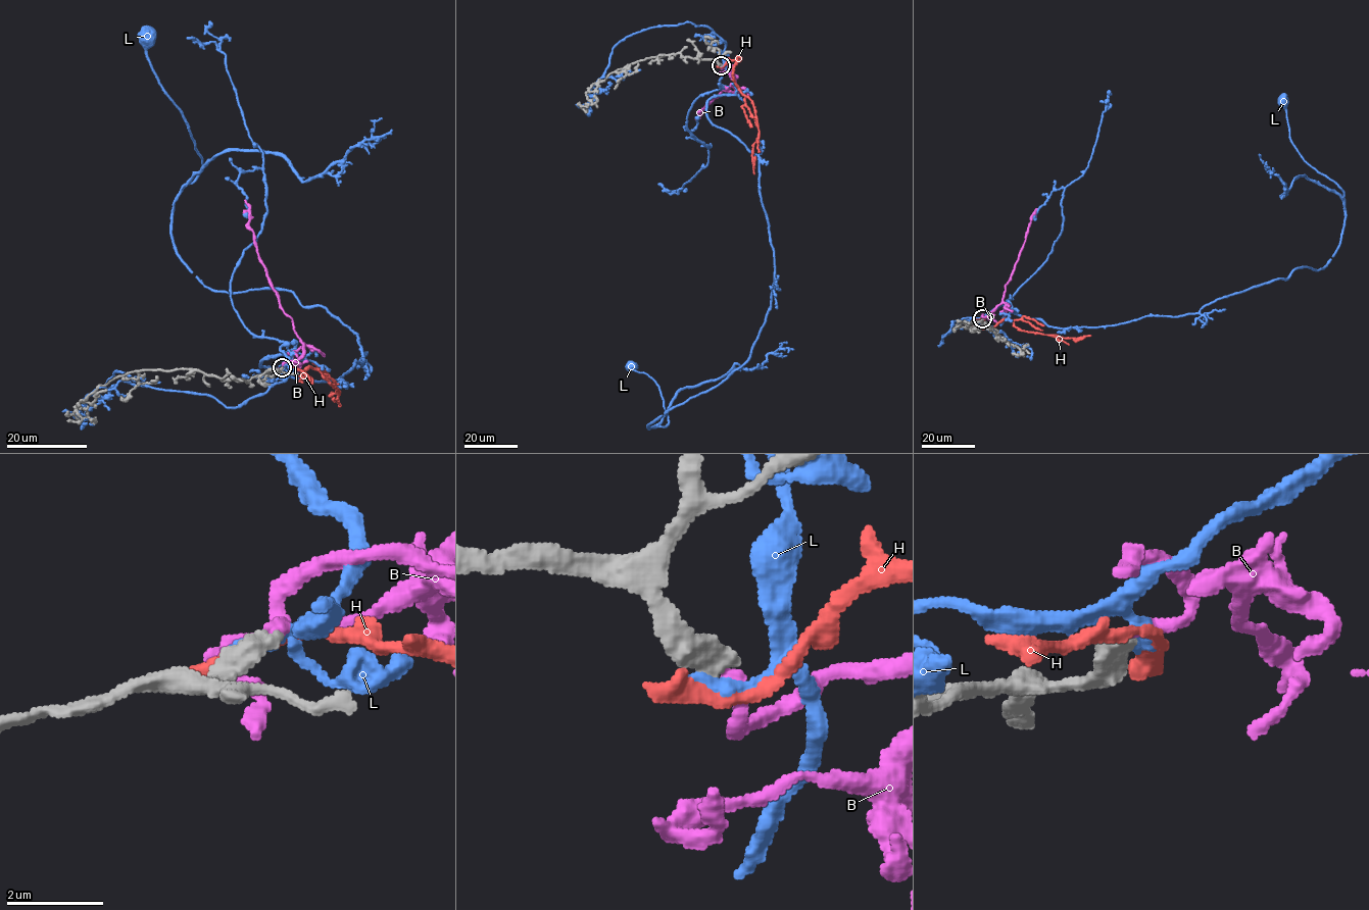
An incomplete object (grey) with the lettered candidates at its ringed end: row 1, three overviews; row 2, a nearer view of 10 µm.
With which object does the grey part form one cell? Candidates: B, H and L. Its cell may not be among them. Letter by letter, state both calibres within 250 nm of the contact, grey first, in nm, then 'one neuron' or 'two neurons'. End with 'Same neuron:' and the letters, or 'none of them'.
B: calibres 500 and 280 nm; one neuron
H: calibres 650 and 420 nm; two neurons
L: calibres 600 and 280 nm; two neurons
Same neuron: B

